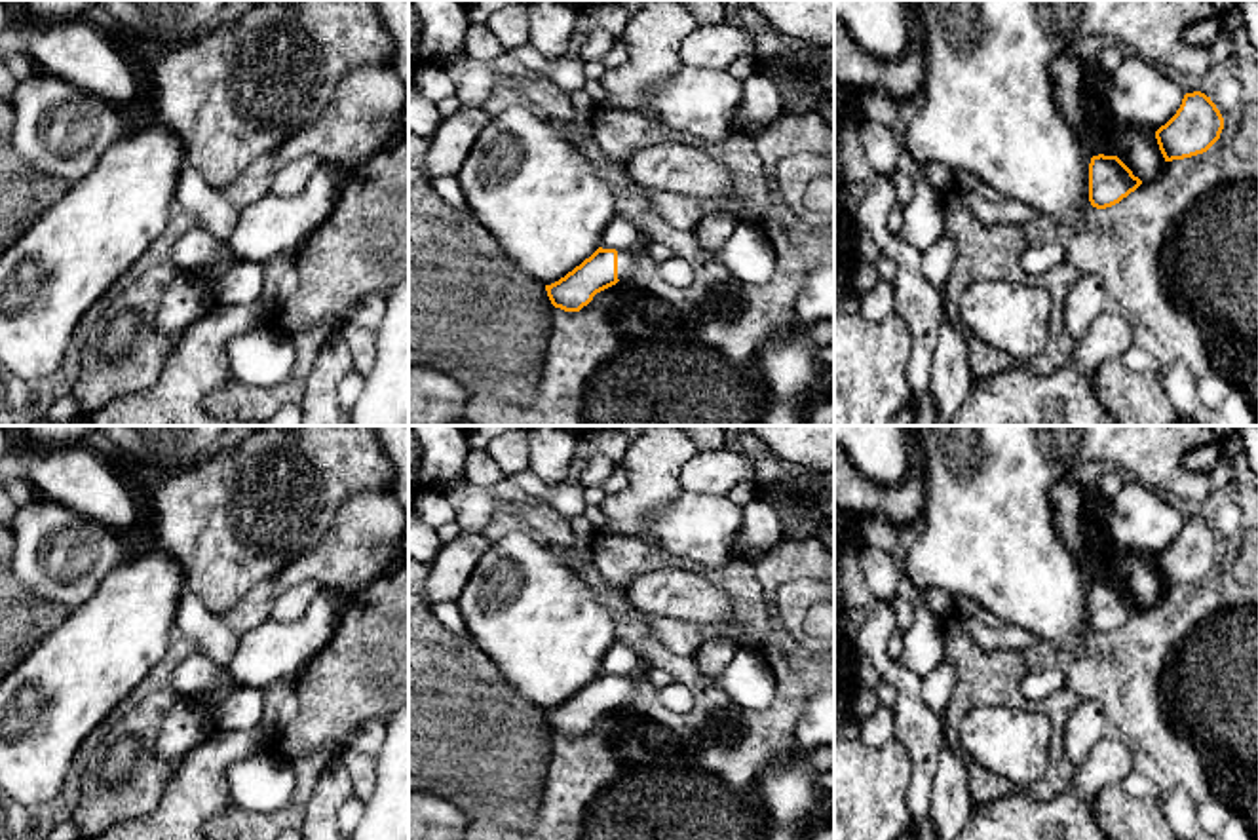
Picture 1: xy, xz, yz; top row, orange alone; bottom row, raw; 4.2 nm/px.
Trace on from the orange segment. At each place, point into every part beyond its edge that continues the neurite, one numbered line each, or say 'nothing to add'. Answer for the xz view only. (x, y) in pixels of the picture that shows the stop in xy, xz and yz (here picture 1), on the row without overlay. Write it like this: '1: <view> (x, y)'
1: xz (626, 685)

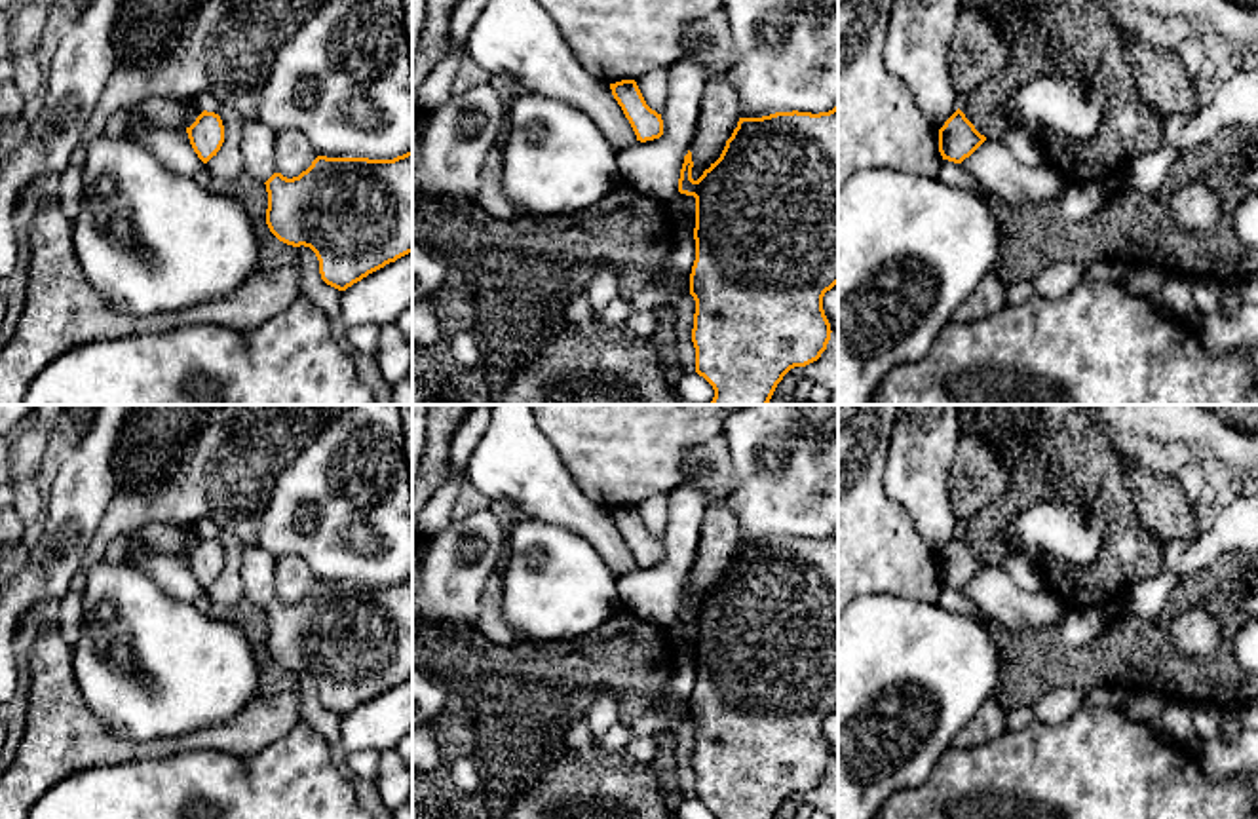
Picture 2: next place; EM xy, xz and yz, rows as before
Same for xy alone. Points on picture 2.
nothing to add

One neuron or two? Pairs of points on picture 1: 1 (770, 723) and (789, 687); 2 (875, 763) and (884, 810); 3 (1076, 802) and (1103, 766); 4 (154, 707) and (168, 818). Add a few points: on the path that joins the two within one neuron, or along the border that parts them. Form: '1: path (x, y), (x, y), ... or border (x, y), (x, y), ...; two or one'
1: path (780, 713), (787, 706), (789, 696); one
2: path (875, 774), (875, 799); one
3: path (1082, 793), (1093, 776); one
4: border (181, 759), (160, 802), (149, 814), (130, 820); two

